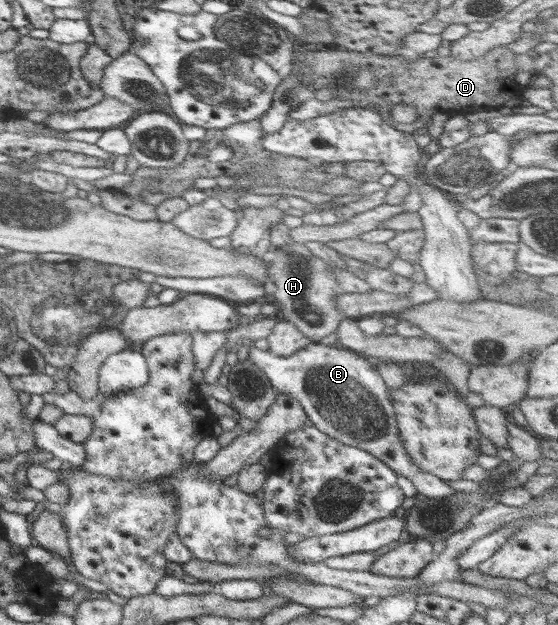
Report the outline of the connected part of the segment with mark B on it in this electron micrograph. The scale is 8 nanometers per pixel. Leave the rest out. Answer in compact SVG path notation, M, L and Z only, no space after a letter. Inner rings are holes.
M318 342L309 343L288 356L278 356L268 349L261 351L261 349L251 346L248 349L248 358L259 370L263 371L277 394L295 399L303 407L303 411L309 417L309 425L323 432L327 437L339 441L339 443L358 447L369 452L375 459L381 460L381 463L384 463L395 473L395 476L405 477L413 484L413 488L417 490L417 498L446 499L446 497L457 493L439 478L421 471L421 468L417 467L409 458L409 454L405 453L405 446L403 446L399 432L397 432L393 406L387 399L386 385L370 359L363 358L349 349L337 349Z

